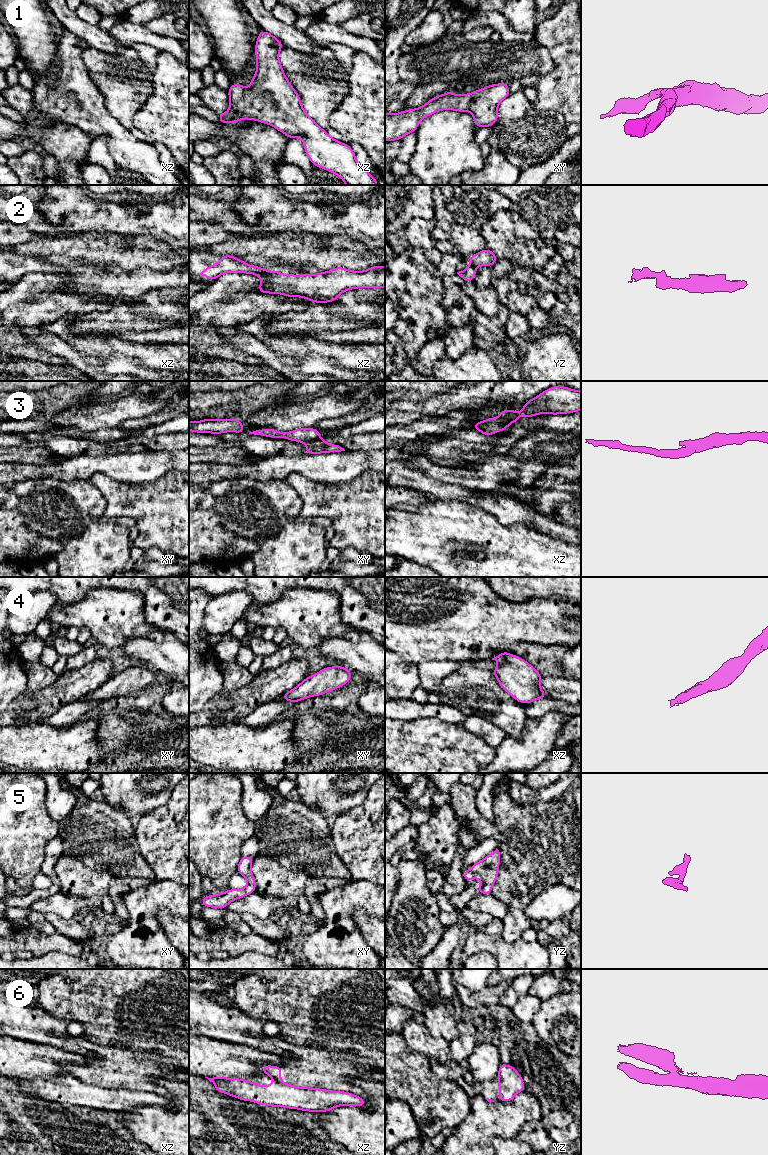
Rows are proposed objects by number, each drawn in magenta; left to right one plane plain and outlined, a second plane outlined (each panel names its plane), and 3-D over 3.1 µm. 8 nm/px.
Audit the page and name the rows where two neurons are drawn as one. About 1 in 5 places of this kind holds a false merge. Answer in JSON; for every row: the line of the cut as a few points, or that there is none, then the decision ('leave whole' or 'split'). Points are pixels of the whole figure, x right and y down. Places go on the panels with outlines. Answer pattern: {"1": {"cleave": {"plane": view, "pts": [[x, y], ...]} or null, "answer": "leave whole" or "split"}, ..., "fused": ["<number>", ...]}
{"1": {"cleave": null, "answer": "leave whole"}, "2": {"cleave": {"plane": "xz", "pts": [[270, 271], [257, 275]]}, "answer": "split"}, "3": {"cleave": {"plane": "xy", "pts": [[319, 436], [303, 442]]}, "answer": "split"}, "4": {"cleave": null, "answer": "leave whole"}, "5": {"cleave": null, "answer": "leave whole"}, "6": {"cleave": {"plane": "xz", "pts": [[276, 1080], [280, 1082]]}, "answer": "split"}, "fused": ["2", "3", "6"]}

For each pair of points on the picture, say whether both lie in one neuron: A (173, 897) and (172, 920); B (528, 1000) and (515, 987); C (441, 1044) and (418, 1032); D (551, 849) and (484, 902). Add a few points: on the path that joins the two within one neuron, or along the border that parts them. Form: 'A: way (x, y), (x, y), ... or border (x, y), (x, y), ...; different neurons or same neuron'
A: border (161, 907), (158, 911), (158, 921), (166, 934); different neurons
B: border (528, 993), (522, 996), (510, 1008); different neurons
C: way (435, 1044), (430, 1044), (424, 1038); same neuron
D: border (491, 893), (505, 905), (507, 910), (505, 915); different neurons

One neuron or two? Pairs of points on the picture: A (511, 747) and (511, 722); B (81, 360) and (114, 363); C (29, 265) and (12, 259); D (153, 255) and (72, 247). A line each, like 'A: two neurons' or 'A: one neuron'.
A: two neurons
B: one neuron
C: one neuron
D: one neuron

